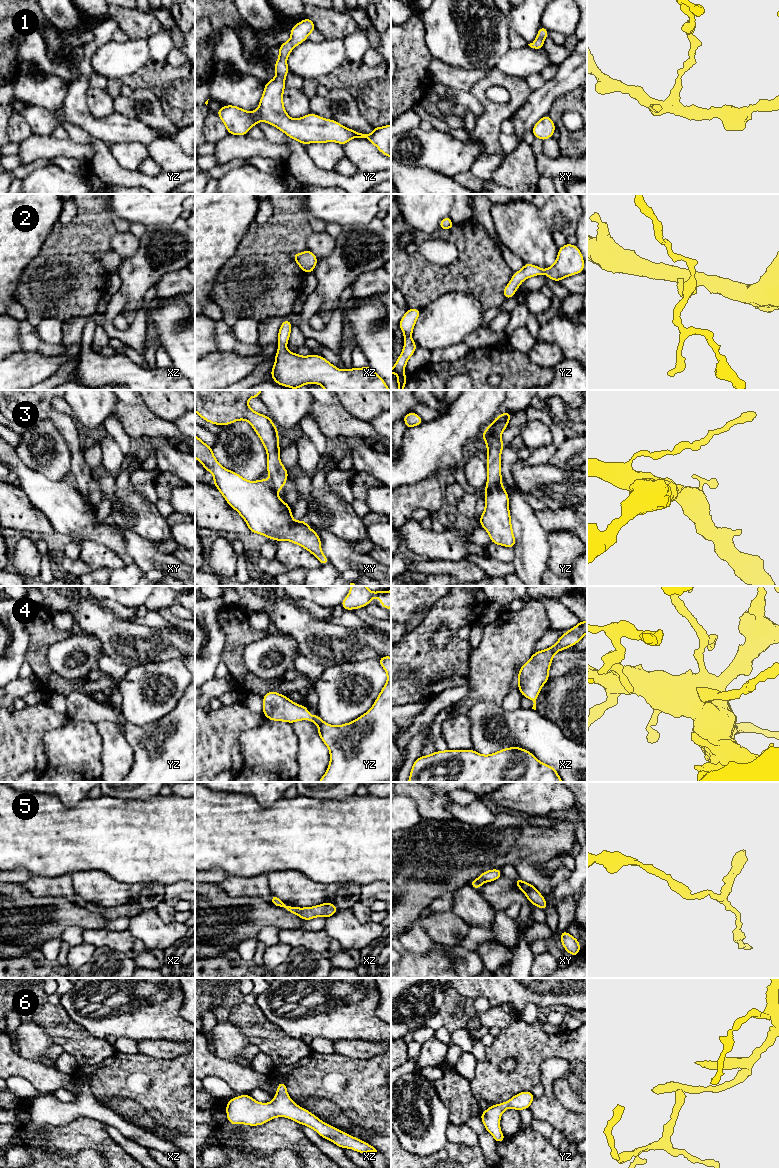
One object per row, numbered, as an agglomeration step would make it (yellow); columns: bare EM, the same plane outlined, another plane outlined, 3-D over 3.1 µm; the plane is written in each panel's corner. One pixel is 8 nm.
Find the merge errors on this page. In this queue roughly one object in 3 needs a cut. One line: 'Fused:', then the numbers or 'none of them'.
Fused: 3

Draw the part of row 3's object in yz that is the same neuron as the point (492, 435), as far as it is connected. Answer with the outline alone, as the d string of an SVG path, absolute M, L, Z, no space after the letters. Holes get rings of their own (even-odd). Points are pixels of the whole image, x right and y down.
M510 412L501 413L481 434L487 445L487 473L488 478L485 489L490 489L495 485L502 484L501 475L501 452L505 447L501 440L502 432L507 428L512 414Z

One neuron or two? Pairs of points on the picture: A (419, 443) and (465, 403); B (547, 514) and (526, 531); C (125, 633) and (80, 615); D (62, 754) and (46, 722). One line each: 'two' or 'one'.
A: one
B: two
C: one
D: two

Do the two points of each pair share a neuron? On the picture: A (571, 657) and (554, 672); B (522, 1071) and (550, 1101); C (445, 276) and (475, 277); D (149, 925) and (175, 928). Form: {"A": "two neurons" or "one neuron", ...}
{"A": "one neuron", "B": "two neurons", "C": "one neuron", "D": "one neuron"}

